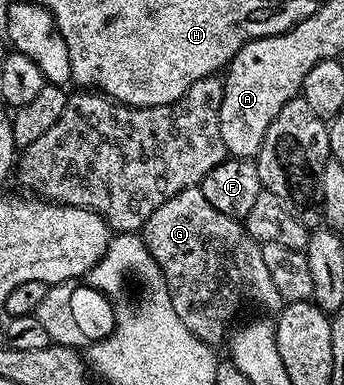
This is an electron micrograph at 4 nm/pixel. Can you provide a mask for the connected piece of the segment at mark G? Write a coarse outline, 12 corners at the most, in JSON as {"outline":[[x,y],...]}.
{"outline":[[198,187],[143,224],[170,281],[273,281],[259,242]]}

